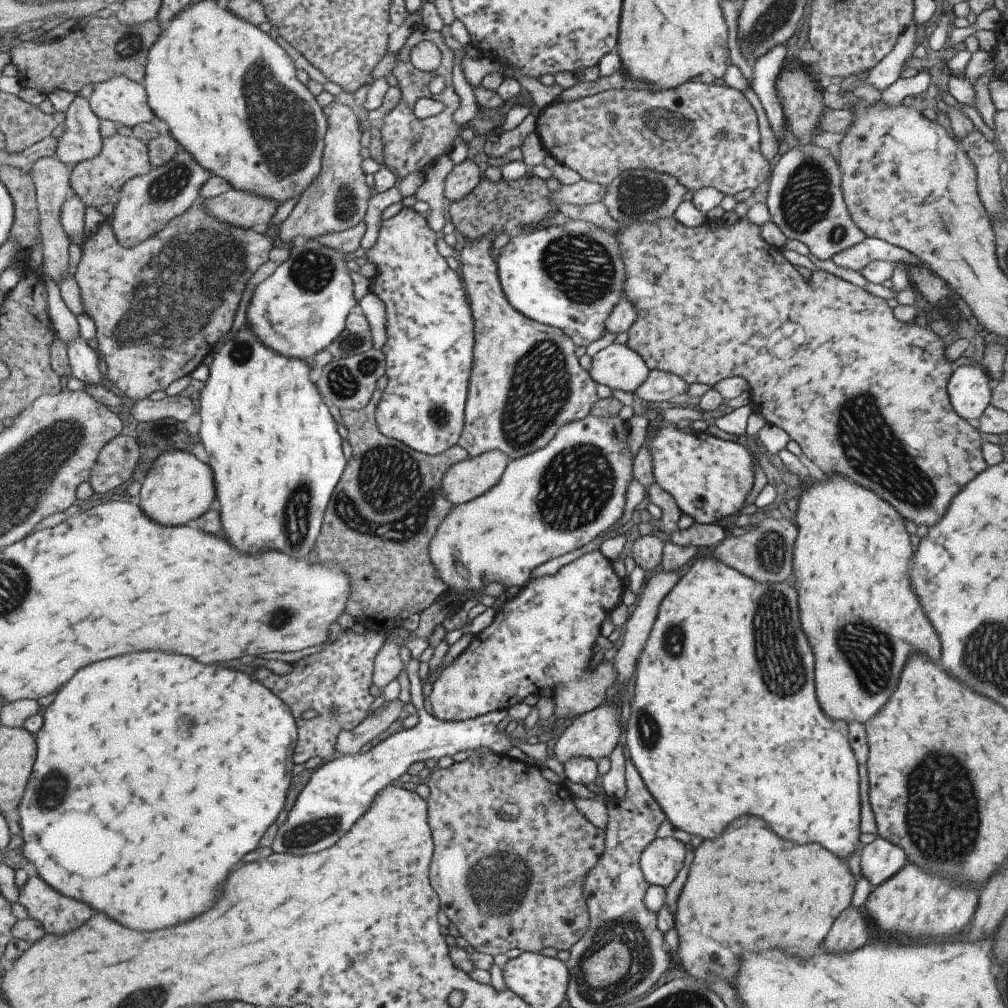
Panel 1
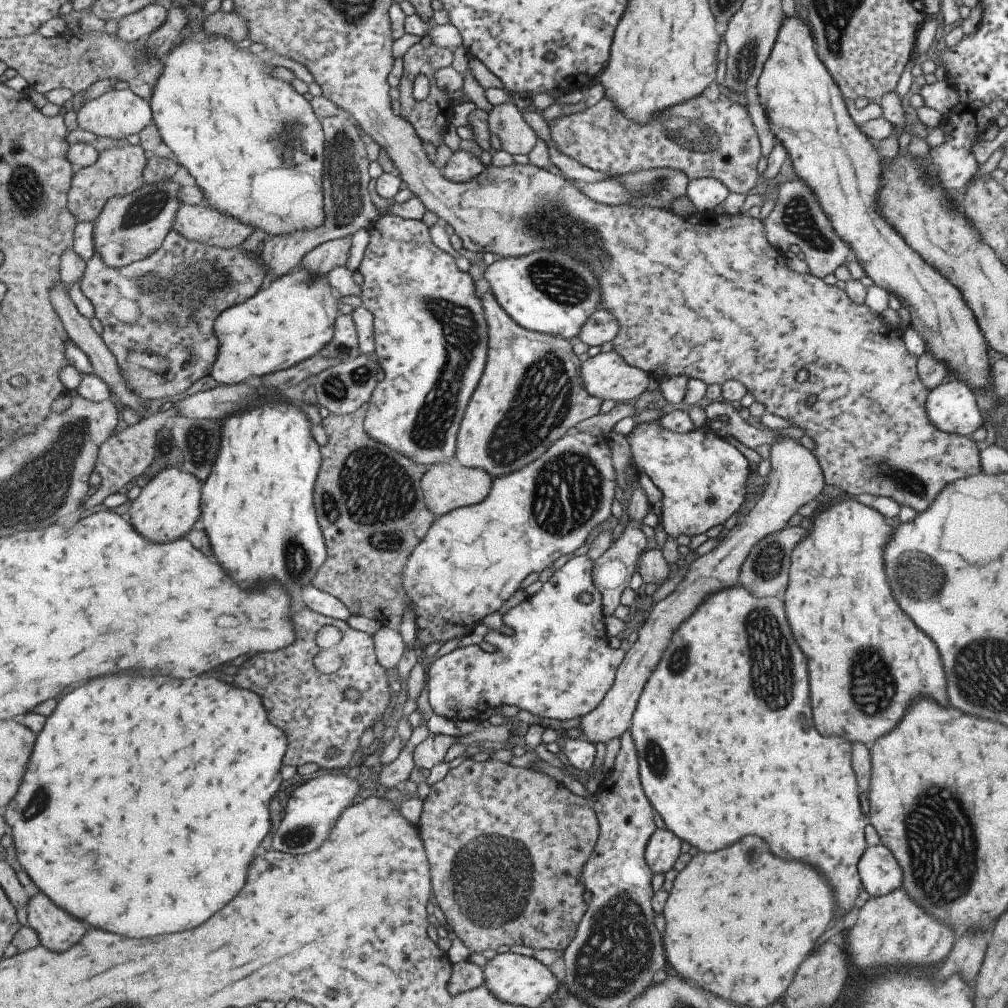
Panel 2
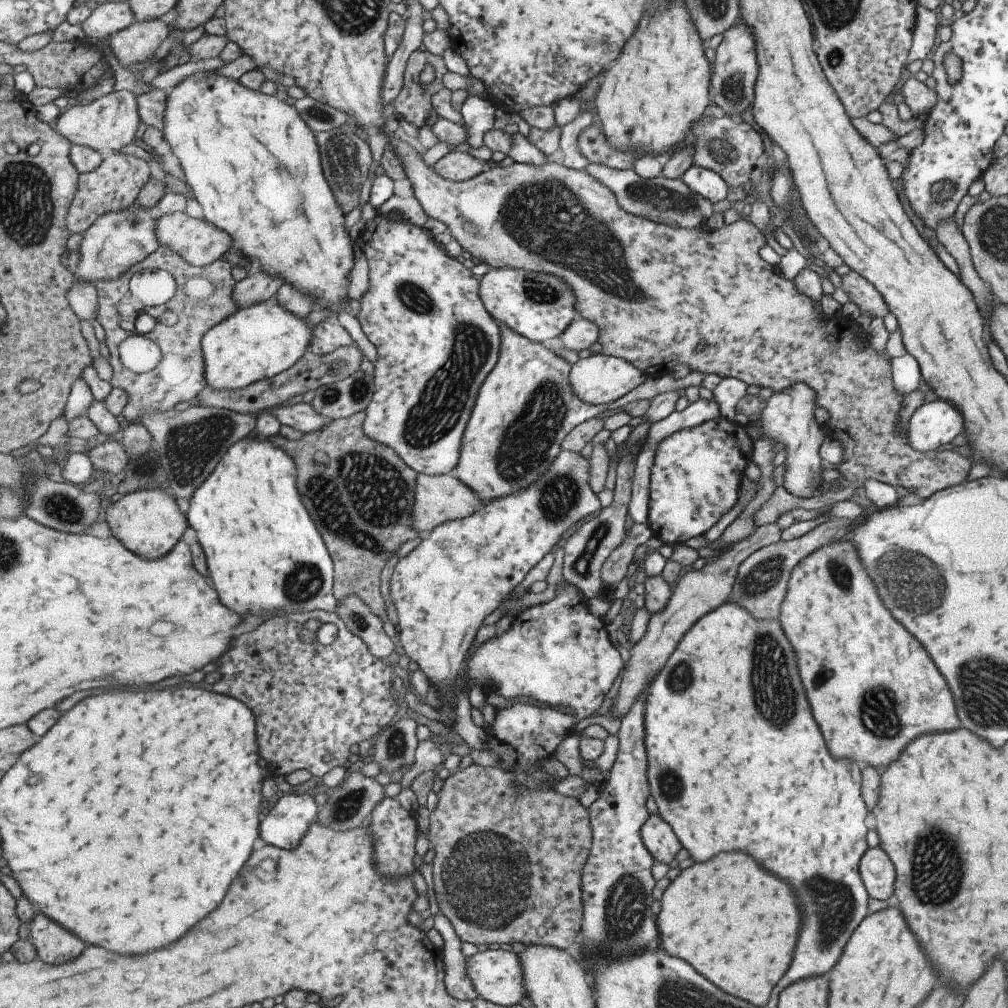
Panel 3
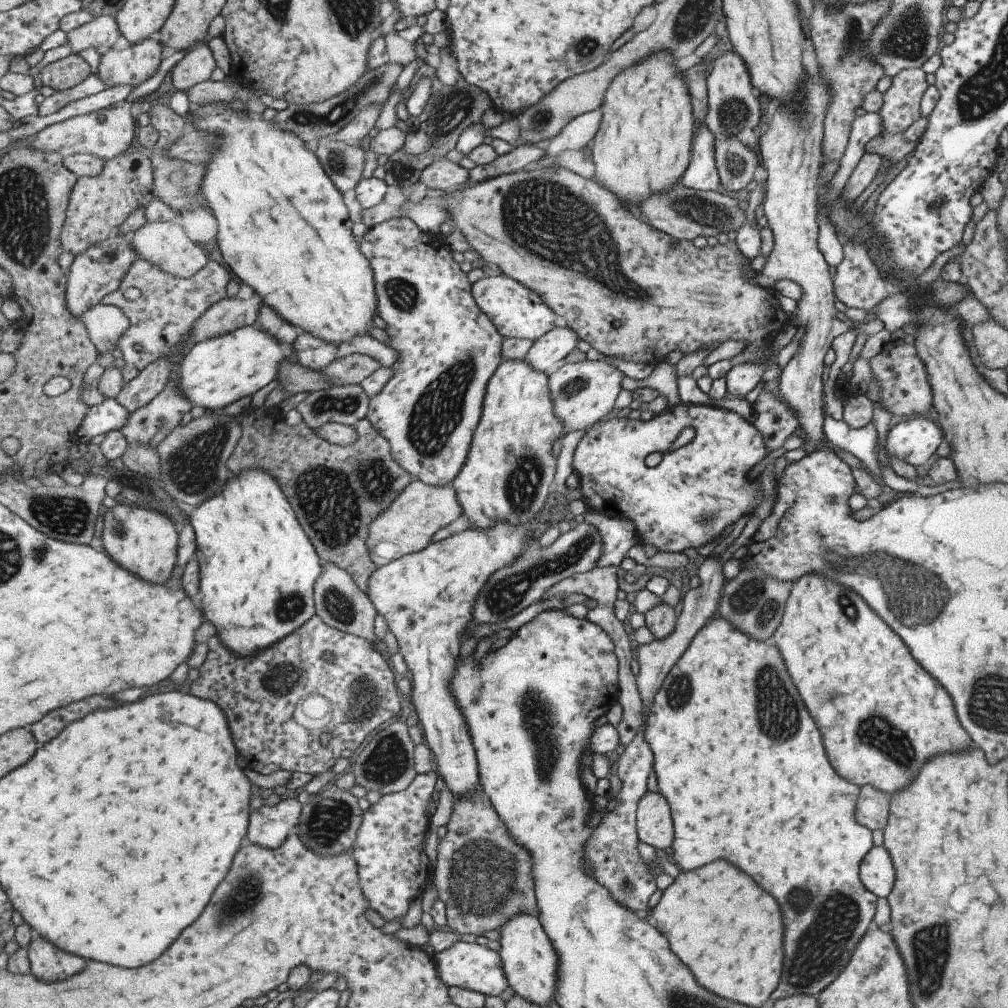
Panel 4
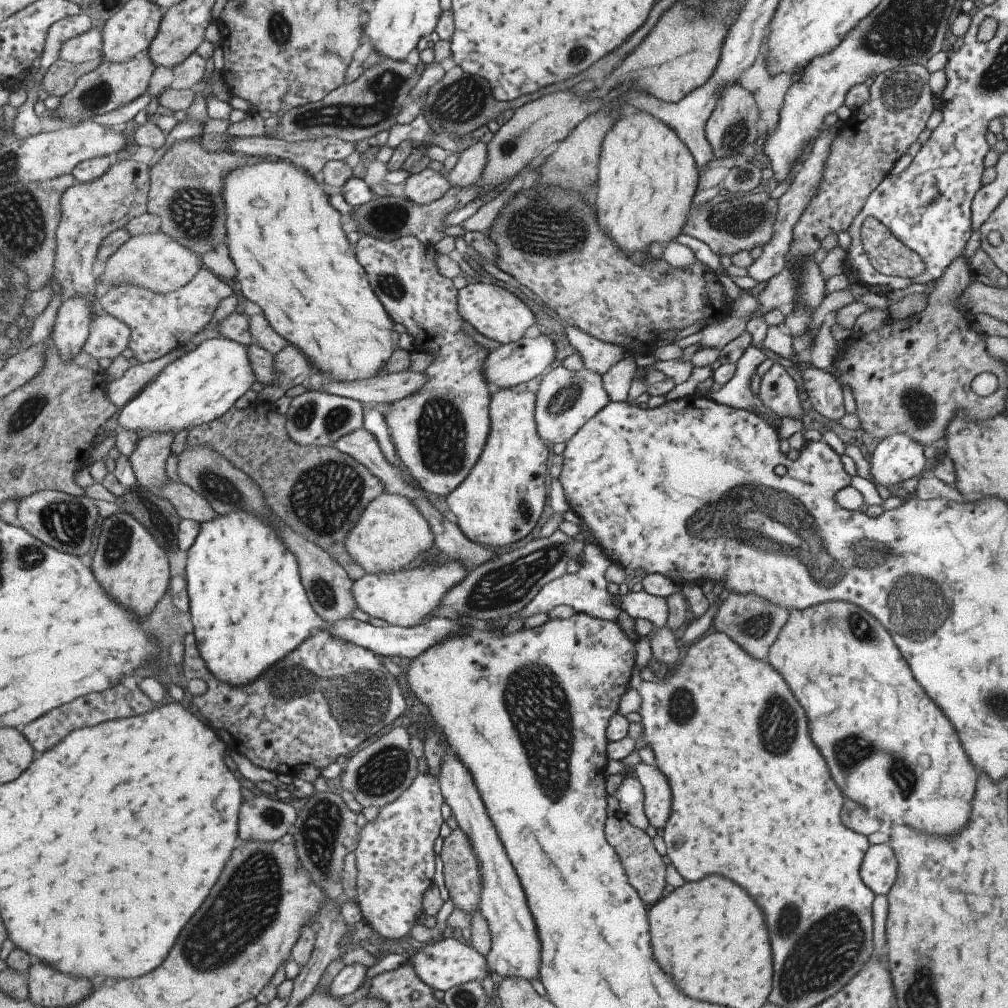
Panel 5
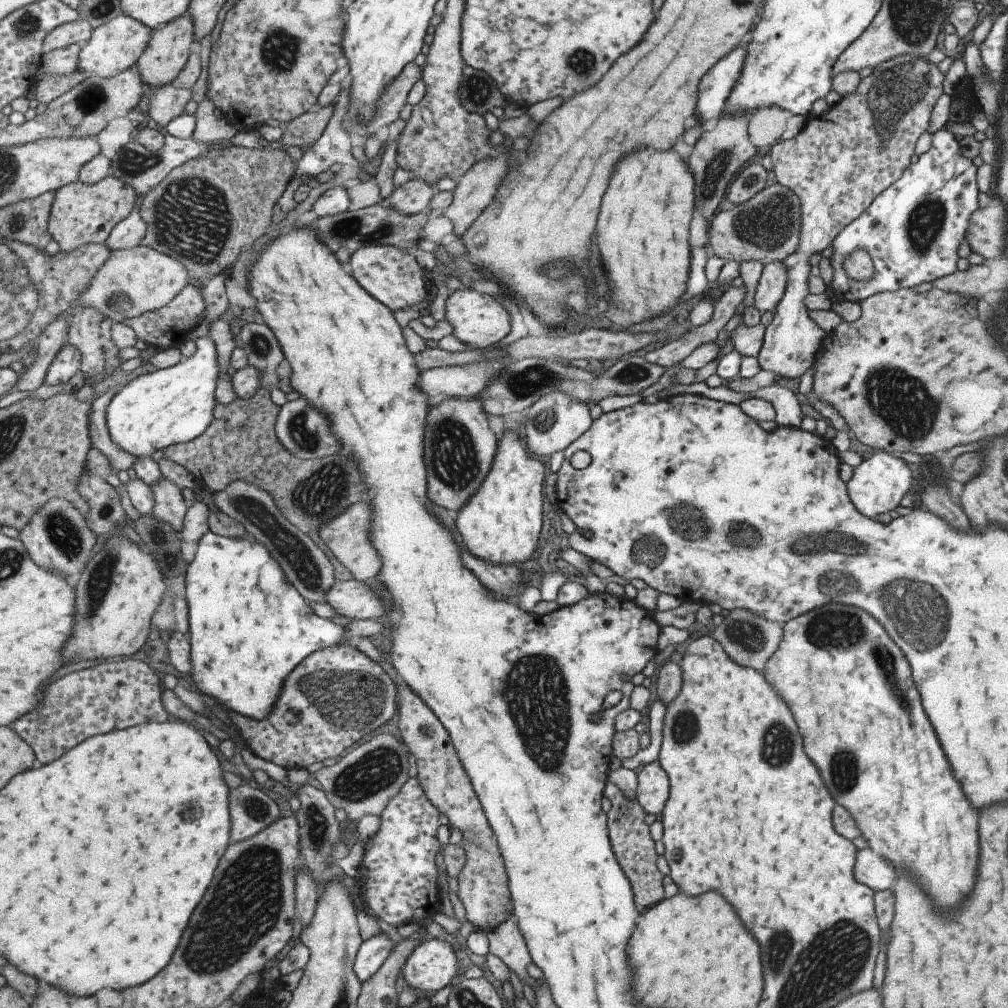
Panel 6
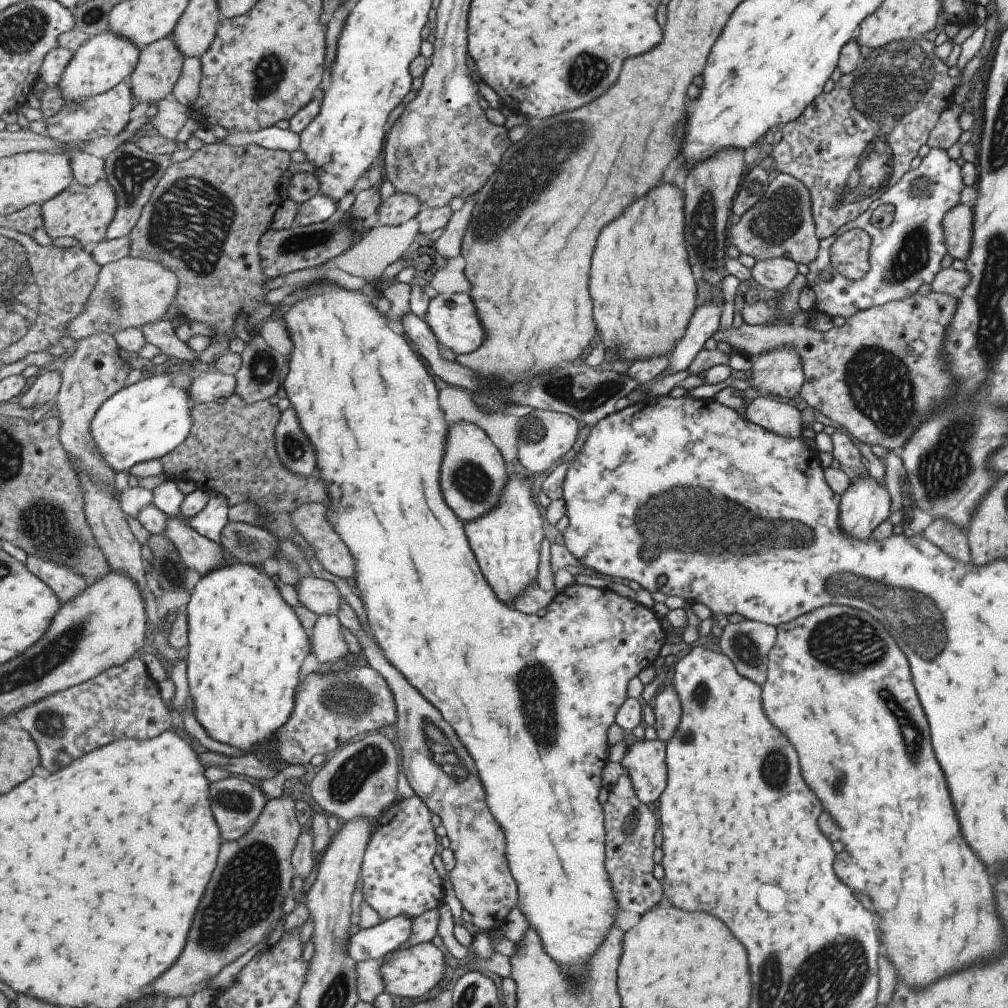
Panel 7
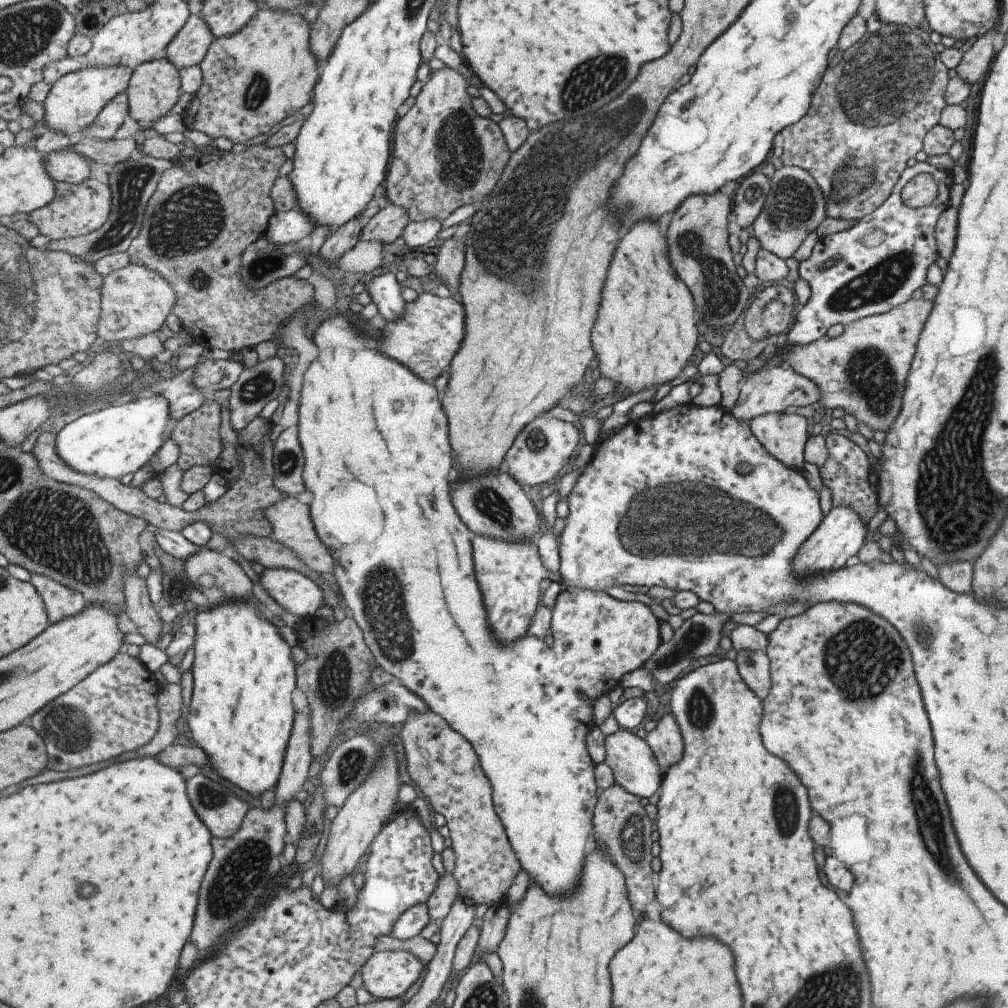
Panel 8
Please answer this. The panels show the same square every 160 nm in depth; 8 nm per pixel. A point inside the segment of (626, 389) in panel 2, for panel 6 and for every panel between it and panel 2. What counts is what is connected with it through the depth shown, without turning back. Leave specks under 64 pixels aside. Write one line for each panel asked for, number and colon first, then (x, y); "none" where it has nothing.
3: (598, 379)
4: (583, 392)
5: (565, 400)
6: (552, 423)

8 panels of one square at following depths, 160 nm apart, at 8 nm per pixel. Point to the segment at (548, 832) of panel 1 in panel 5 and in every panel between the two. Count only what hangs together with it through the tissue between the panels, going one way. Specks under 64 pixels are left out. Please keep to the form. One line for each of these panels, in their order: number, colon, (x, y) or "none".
2: (506, 845)
3: (506, 869)
4: (483, 876)
5: (460, 870)

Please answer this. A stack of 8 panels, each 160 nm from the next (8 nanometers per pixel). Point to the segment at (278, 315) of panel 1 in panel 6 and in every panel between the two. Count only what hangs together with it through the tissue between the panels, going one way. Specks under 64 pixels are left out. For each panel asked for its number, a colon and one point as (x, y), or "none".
2: (295, 317)
3: (258, 342)
4: (217, 373)
5: (201, 386)
6: (167, 407)

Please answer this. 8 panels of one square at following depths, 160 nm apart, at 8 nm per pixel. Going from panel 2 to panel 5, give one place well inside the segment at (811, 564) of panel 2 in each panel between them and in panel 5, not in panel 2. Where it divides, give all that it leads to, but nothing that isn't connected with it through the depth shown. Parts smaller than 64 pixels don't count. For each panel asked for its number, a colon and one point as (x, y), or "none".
3: (855, 661)
4: (859, 684)
5: (855, 691)

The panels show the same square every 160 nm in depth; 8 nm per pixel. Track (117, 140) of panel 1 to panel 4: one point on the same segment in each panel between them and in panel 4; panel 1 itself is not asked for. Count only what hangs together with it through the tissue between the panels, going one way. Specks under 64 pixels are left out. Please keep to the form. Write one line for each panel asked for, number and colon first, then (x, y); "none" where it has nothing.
2: (119, 172)
3: (115, 186)
4: (98, 207)

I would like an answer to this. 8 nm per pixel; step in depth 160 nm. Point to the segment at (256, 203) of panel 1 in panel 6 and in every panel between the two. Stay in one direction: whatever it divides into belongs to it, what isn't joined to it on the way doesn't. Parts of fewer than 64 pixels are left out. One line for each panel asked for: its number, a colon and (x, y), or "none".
2: (201, 224)
3: (200, 243)
4: (164, 244)
5: (156, 262)
6: (133, 282)

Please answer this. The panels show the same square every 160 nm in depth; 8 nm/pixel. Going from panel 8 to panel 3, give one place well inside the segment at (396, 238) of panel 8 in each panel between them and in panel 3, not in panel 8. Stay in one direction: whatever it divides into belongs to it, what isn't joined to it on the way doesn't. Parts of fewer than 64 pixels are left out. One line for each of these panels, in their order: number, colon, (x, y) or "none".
3: (456, 166)
4: (442, 176)
5: (423, 188)
6: (415, 196)
7: (398, 209)

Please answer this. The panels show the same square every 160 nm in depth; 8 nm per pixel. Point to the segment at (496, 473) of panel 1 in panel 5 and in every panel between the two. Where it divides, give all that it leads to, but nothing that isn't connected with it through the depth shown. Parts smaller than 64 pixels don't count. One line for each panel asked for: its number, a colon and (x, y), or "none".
2: (447, 487)
3: (439, 499)
4: (407, 526)
5: (392, 533)

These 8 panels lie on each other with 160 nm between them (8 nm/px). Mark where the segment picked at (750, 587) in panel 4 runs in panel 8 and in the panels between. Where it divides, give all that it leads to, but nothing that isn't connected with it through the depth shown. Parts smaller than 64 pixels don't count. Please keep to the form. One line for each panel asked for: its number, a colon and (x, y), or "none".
5: (751, 622)
6: (748, 640)
7: (746, 644)
8: (752, 667)

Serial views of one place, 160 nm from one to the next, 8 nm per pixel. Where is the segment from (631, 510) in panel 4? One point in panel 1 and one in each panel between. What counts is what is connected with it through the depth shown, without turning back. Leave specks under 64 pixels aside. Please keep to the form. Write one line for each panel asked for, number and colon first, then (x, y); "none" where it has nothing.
1: (708, 478)
2: (688, 468)
3: (694, 479)

